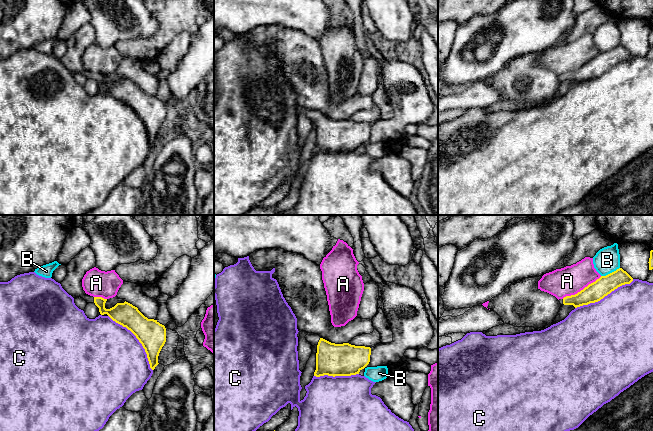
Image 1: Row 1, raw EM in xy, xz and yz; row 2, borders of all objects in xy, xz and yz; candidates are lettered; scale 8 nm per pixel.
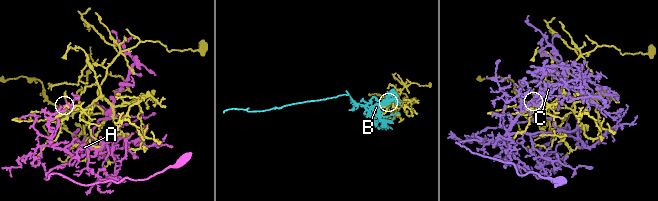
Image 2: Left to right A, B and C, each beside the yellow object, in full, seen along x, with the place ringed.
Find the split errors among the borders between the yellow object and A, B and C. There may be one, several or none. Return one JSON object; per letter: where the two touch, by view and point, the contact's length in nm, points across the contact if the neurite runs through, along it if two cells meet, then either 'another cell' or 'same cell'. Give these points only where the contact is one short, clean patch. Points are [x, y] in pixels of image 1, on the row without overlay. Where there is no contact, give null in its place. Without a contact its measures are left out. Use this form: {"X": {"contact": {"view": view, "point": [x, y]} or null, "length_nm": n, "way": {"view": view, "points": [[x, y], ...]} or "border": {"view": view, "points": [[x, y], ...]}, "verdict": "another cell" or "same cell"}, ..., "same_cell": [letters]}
{"A": {"contact": {"view": "yz", "point": [581, 66]}, "length_nm": 360, "verdict": "another cell"}, "B": {"contact": {"view": "yz", "point": [610, 49]}, "length_nm": 170, "verdict": "another cell"}, "C": {"contact": {"view": "xy", "point": [138, 115]}, "length_nm": 550, "verdict": "another cell"}, "same_cell": []}

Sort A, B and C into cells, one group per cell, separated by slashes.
A / B / C

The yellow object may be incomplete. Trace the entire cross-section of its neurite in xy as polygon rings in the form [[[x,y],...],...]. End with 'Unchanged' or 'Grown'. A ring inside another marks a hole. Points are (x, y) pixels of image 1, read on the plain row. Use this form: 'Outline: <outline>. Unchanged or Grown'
Outline: [[[81,26],[67,41],[67,51],[60,59],[73,74],[81,73],[87,79],[94,79],[101,91],[107,90],[113,97],[130,106],[142,120],[152,146],[159,140],[158,132],[166,118],[166,104],[157,96],[148,95],[137,83],[128,78],[117,79],[110,85],[105,84],[107,75],[93,73],[85,69],[82,55],[87,47],[96,43],[93,26]]]. Grown

